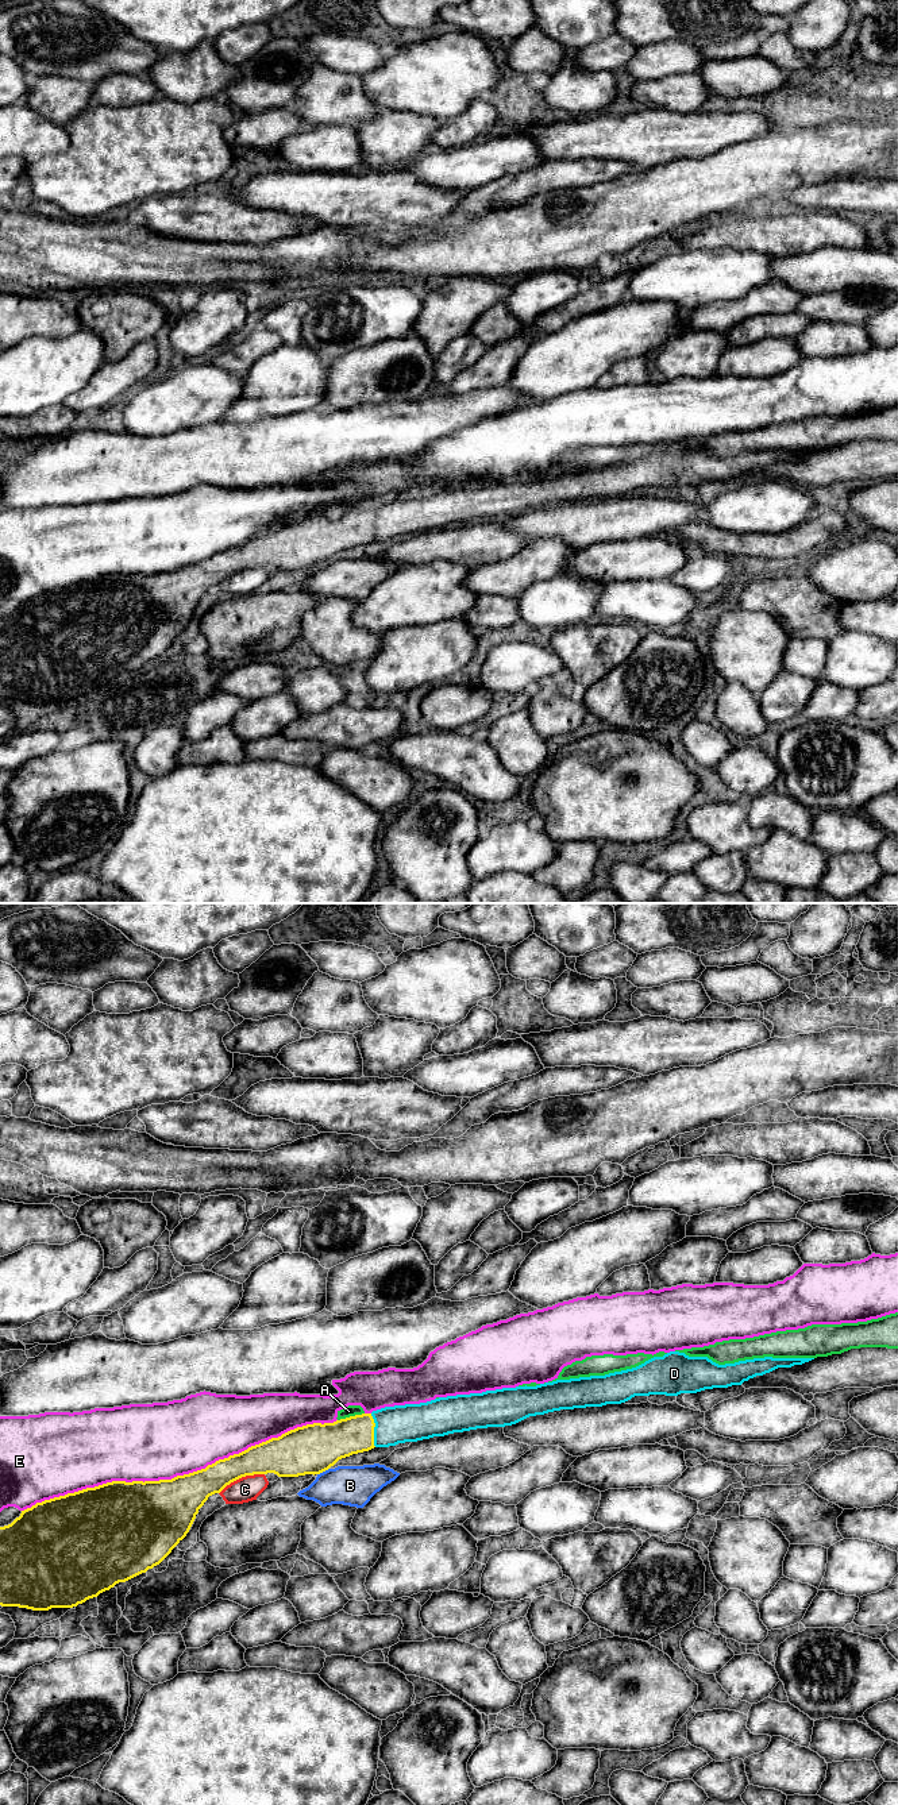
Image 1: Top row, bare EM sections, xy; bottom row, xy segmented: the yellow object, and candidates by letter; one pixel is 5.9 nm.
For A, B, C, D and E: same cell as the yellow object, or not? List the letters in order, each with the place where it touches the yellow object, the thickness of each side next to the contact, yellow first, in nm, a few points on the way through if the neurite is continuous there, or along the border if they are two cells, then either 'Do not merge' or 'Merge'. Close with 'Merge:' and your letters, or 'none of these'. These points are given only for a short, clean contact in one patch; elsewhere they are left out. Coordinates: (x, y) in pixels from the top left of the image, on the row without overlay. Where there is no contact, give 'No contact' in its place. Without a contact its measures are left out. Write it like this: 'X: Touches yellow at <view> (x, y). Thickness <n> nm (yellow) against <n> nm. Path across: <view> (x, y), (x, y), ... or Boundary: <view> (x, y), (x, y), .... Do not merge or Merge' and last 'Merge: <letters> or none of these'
A: Touches yellow at xy (350, 509). Thickness 280 nm (yellow) against 70 nm. Do not merge
B: Touches yellow at xy (323, 563). Thickness 300 nm (yellow) against 240 nm. Do not merge
C: Touches yellow at xy (241, 570). Thickness 220 nm (yellow) against 150 nm. Do not merge
D: Touches yellow at xy (373, 523). Thickness 220 nm (yellow) against 220 nm. Path across: xy (334, 533), (373, 523), (396, 517). Merge
E: Touches yellow at xy (178, 569). Thickness 380 nm (yellow) against 460 nm. Do not merge
Merge: D

